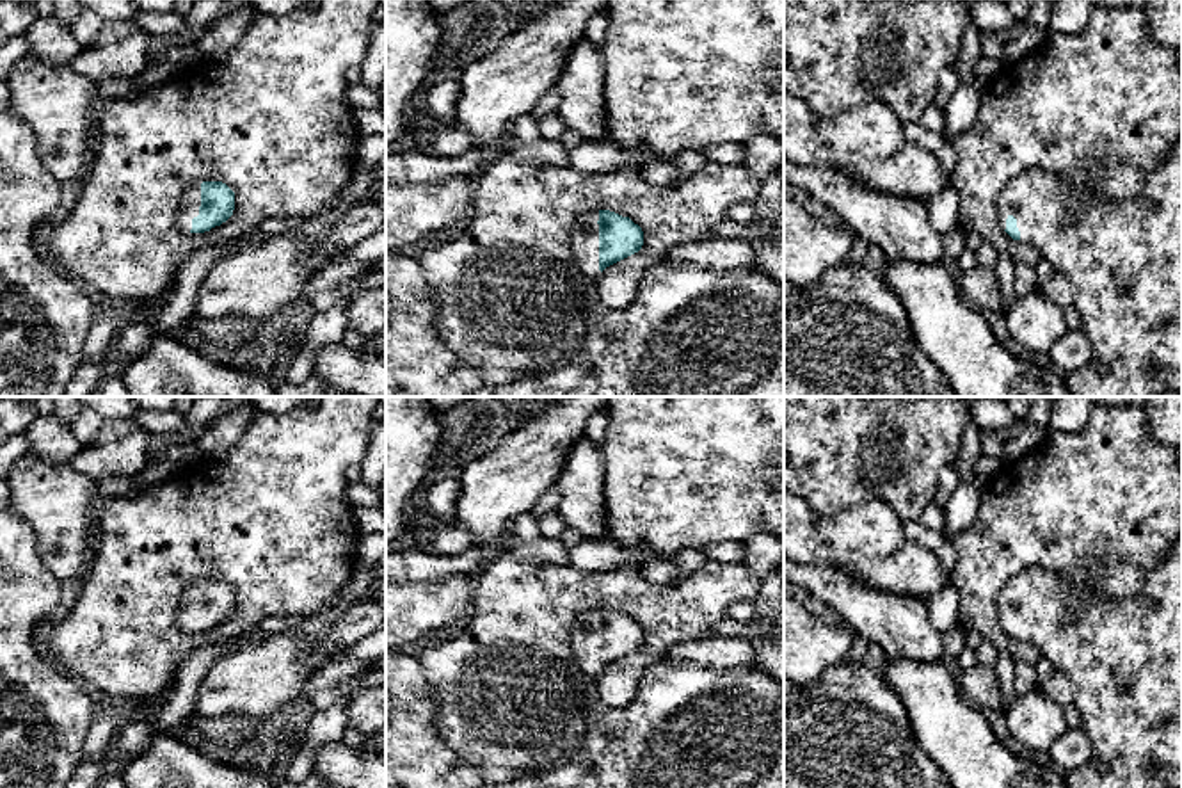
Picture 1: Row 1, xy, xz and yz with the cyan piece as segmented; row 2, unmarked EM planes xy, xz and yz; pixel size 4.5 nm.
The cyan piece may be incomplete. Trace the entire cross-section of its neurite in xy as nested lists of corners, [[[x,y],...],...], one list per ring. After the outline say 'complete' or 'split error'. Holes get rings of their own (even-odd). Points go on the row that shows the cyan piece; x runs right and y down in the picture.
[[[194,183],[181,197],[176,226],[183,233],[204,233],[226,222],[233,210],[235,192],[226,183]]]; split error

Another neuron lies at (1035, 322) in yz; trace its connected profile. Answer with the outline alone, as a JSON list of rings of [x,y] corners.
[[[1042,290],[1018,297],[1004,318],[1011,338],[1038,354],[1047,352],[1068,331],[1063,310]]]

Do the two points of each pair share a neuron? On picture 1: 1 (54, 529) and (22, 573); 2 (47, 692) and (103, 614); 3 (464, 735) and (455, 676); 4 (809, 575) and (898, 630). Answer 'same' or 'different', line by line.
1: different
2: different
3: same
4: same

